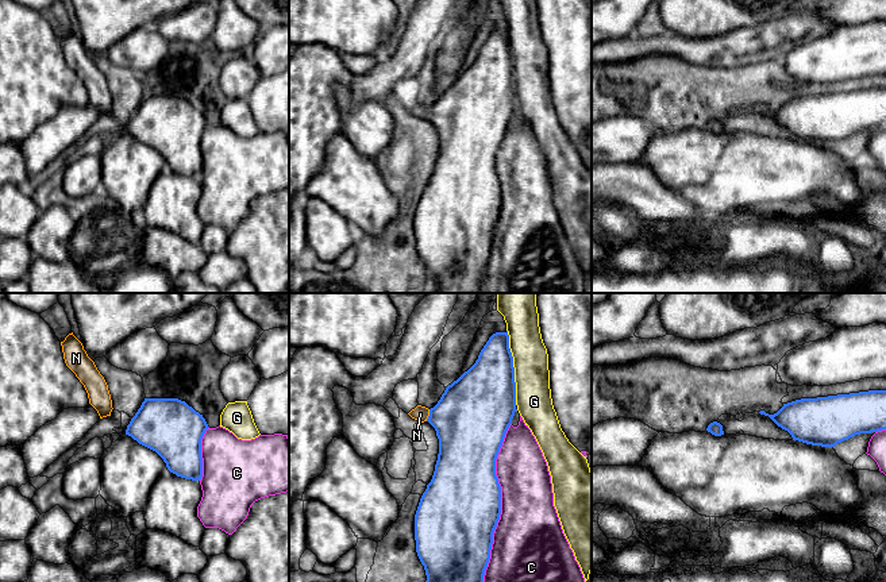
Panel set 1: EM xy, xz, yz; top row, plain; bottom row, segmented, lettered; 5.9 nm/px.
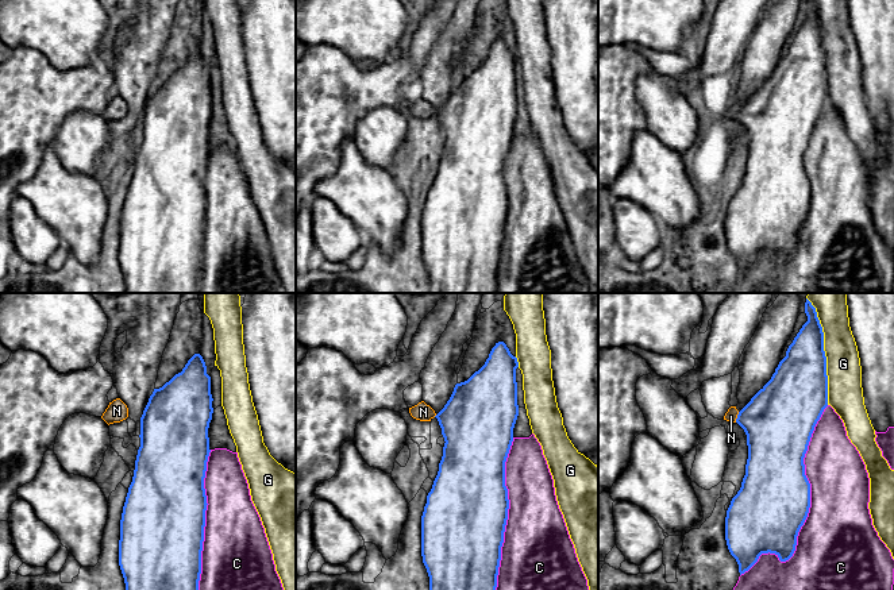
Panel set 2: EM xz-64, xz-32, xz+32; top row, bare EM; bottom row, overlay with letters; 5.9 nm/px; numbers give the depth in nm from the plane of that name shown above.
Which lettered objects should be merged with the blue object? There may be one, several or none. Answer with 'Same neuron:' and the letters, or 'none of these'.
Same neuron: N

